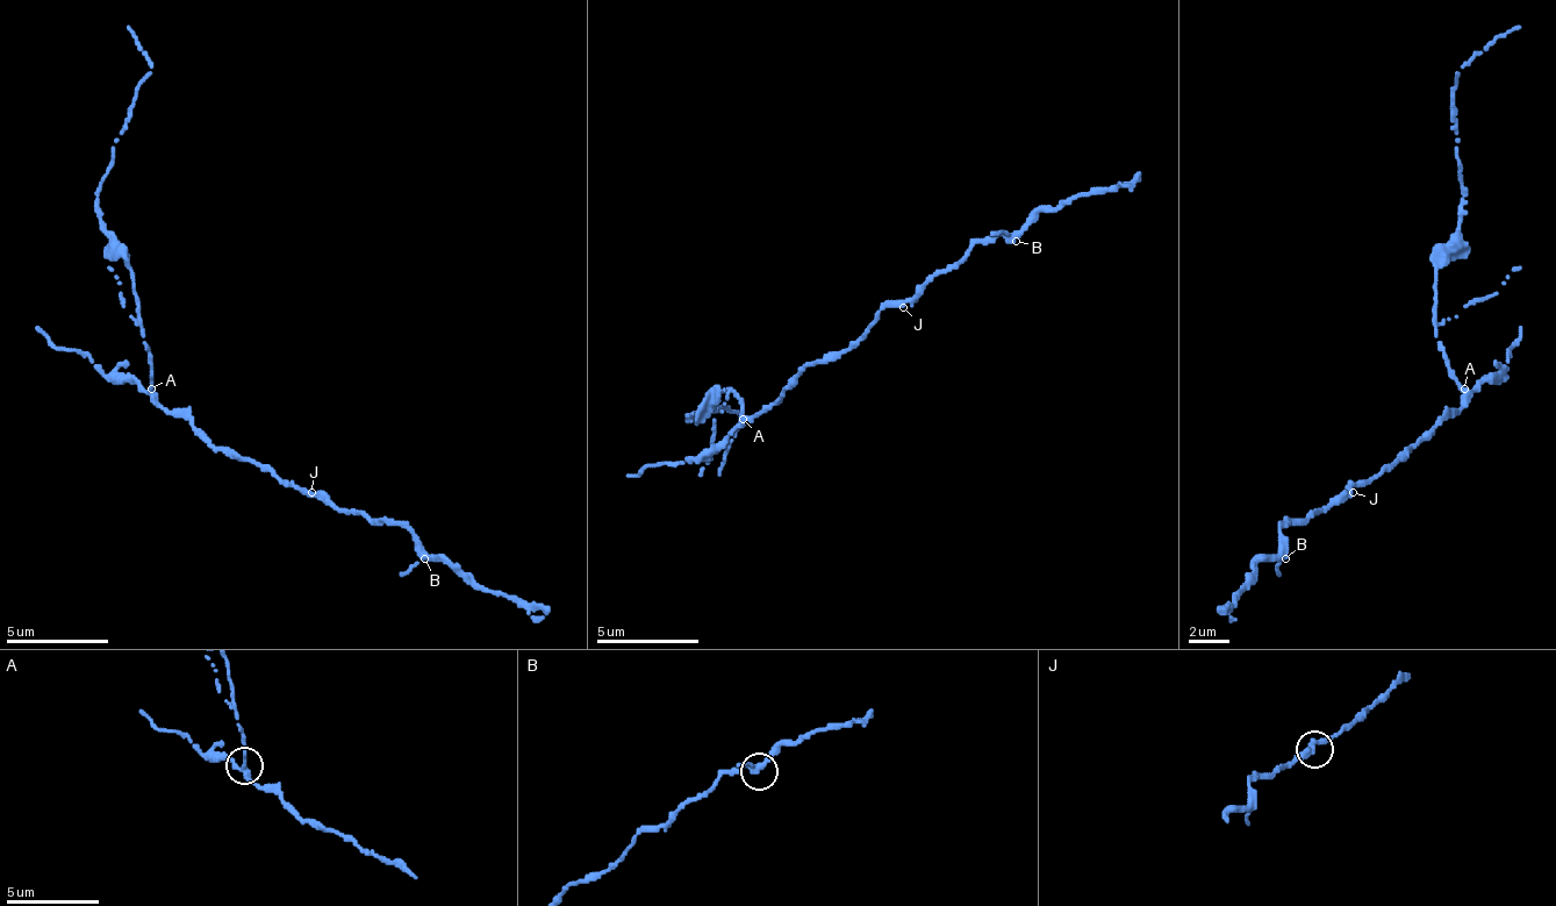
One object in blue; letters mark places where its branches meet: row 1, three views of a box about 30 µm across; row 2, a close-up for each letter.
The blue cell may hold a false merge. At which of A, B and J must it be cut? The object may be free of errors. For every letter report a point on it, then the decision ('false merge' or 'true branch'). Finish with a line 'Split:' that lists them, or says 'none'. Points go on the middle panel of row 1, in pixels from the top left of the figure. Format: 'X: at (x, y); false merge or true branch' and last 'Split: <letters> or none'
A: at (743, 419); false merge
B: at (1016, 241); true branch
J: at (903, 307); true branch
Split: A

